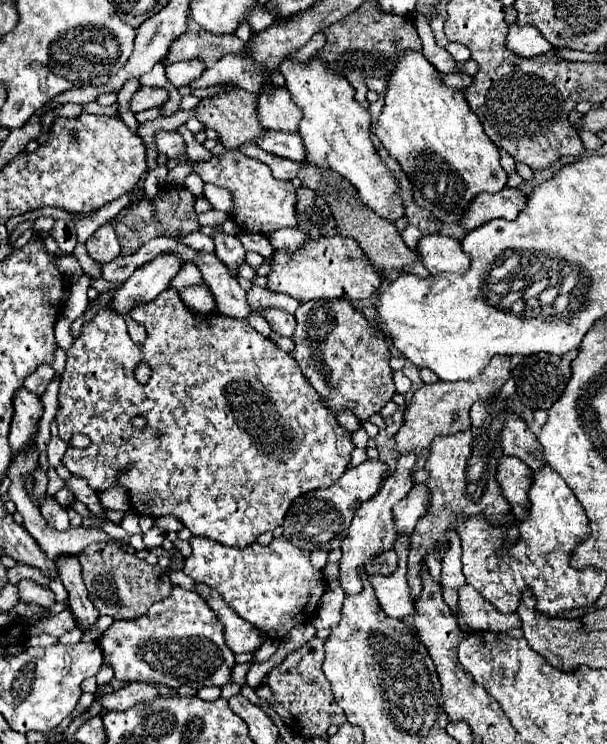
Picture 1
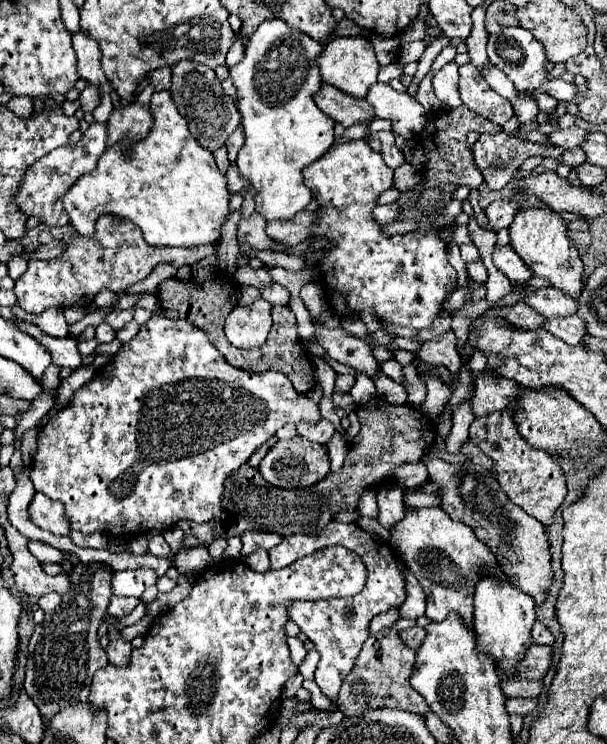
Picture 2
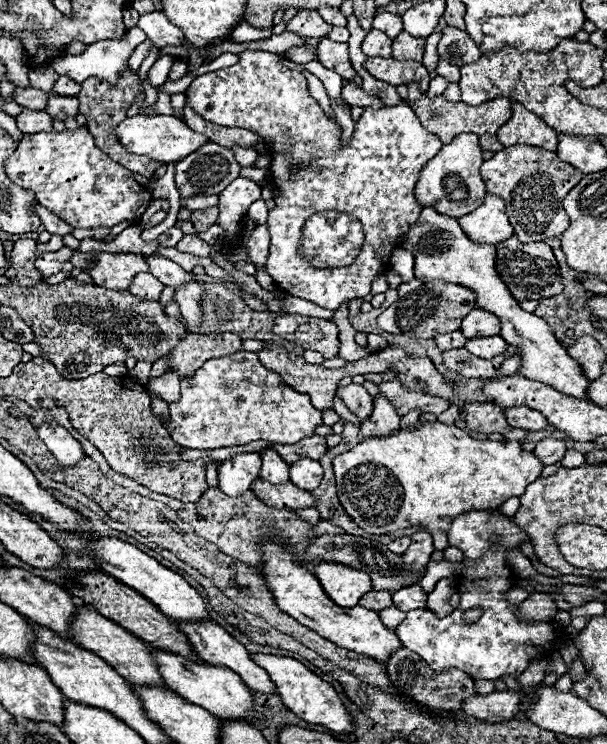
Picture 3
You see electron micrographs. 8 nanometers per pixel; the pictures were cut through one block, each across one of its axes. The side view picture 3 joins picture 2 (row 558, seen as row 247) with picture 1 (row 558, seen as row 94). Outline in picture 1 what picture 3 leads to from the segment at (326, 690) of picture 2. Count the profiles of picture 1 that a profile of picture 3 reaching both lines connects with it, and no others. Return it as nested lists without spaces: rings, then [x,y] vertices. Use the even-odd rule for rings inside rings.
[[[194,536],[190,544],[192,556],[184,564],[184,572],[216,590],[240,618],[252,622],[270,638],[280,636],[282,626],[286,636],[296,624],[308,622],[324,594],[326,580],[322,570],[312,566],[310,550],[298,548],[286,538],[274,538],[270,546],[230,548],[216,540]]]

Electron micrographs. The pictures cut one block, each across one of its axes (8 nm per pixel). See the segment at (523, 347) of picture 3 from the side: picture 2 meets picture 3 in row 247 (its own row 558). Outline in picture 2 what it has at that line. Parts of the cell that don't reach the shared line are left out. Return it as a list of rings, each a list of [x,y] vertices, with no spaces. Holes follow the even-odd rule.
[[[436,506],[410,508],[406,518],[390,528],[390,542],[398,548],[402,562],[406,562],[406,566],[418,578],[426,592],[426,616],[438,622],[444,620],[448,612],[456,610],[464,618],[466,626],[472,626],[472,598],[478,570],[496,566],[494,554],[484,542],[474,538],[472,528],[454,522],[452,518],[448,518],[448,514],[444,514],[442,508]]]

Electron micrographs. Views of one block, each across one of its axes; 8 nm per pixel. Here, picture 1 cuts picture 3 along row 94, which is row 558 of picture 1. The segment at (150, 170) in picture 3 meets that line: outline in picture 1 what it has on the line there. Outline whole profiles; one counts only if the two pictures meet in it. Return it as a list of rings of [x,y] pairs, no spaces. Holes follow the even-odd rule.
[[[96,542],[90,544],[80,556],[78,562],[82,566],[82,578],[88,590],[90,602],[96,606],[100,614],[108,614],[114,620],[134,620],[148,612],[154,602],[160,602],[170,596],[172,582],[168,570],[158,564],[148,564],[146,560],[136,558],[130,552],[124,552],[118,542]]]

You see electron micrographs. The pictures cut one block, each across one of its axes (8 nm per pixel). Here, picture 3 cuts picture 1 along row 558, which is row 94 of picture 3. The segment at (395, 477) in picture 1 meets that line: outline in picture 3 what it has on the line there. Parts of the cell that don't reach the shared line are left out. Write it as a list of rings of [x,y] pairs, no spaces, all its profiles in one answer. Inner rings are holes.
[[[348,82],[344,88],[342,88],[342,98],[348,106],[360,106],[360,108],[380,108],[382,102],[370,94],[366,94],[362,88],[358,88],[354,82]]]

